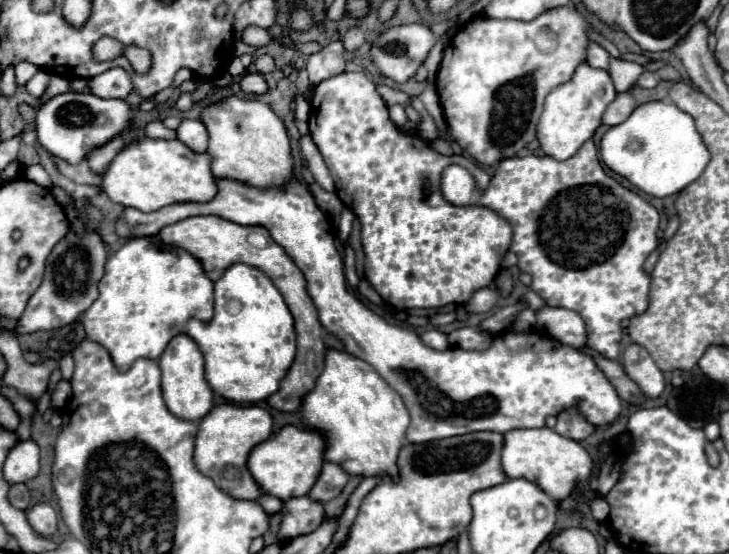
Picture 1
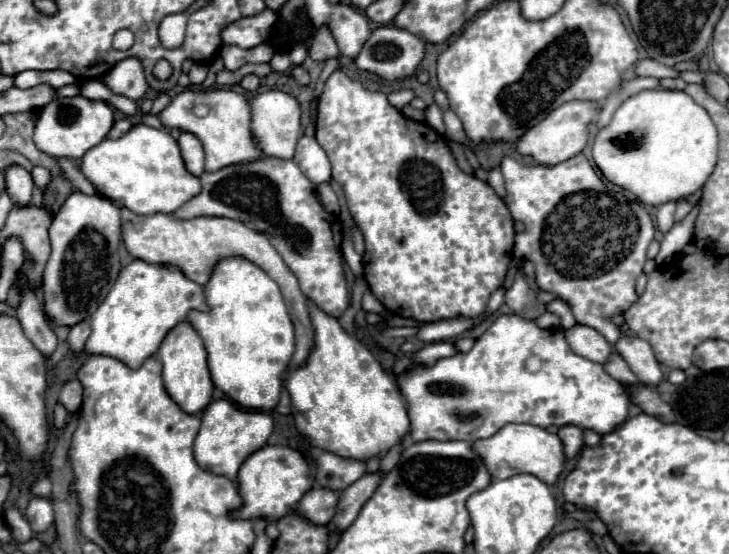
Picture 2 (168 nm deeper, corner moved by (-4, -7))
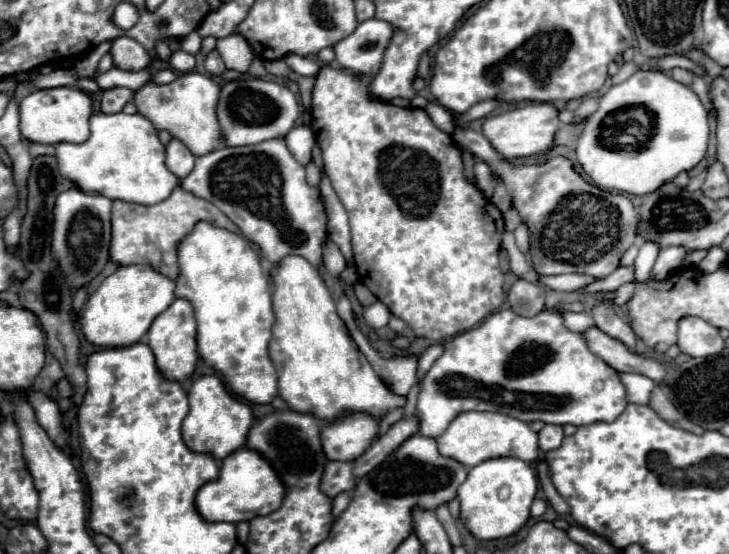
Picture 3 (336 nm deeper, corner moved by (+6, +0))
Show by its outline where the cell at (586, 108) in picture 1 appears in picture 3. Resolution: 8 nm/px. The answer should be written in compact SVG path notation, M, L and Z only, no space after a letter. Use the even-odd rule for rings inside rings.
M528 103L526 107L514 107L506 113L490 117L482 125L482 133L506 159L530 157L554 147L554 135L558 131L558 107L552 103Z

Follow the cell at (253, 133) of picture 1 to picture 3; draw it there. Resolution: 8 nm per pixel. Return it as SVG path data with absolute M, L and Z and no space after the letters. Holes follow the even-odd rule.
M186 73L168 85L146 83L134 93L134 103L140 115L148 117L152 125L160 131L166 129L172 137L180 139L196 157L202 157L224 143L224 135L218 123L216 107L220 101L220 87L206 75Z

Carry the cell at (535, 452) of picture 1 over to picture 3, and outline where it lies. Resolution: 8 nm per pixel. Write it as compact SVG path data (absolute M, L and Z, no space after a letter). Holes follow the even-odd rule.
M462 413L458 415L444 435L438 437L438 449L446 457L454 457L466 467L480 465L482 461L496 459L496 457L516 457L526 463L538 461L538 433L530 429L528 423L514 419L504 413Z

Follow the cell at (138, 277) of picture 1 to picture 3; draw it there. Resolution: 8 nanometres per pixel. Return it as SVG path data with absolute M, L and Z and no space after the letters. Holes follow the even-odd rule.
M120 265L102 285L90 295L80 313L80 329L84 337L100 347L130 347L150 329L152 321L166 311L176 295L176 281L154 271L150 265Z

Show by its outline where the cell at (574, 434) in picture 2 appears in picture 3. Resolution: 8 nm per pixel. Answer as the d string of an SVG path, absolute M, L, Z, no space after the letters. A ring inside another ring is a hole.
M544 425L544 429L538 433L538 437L540 437L540 449L544 453L548 453L548 451L554 451L562 445L564 431L560 425Z

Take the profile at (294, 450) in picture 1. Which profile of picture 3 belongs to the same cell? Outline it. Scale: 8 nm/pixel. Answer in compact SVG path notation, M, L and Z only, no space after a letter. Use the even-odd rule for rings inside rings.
M242 447L222 461L218 479L206 483L198 491L196 507L206 521L240 523L240 521L250 521L258 515L272 513L274 509L280 509L284 495L286 495L286 485L282 483L270 461L266 461L266 457L262 457L256 451Z

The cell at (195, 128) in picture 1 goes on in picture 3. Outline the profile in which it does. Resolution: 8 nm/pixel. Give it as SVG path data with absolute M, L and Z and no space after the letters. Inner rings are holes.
M172 139L166 145L166 167L176 177L184 179L186 173L190 173L190 169L194 169L194 161L196 161L196 157L190 153L190 149L182 141Z

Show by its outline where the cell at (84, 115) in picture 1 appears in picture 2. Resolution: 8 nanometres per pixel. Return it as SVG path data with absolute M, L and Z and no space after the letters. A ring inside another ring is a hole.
M74 96L74 98L56 98L50 104L46 104L42 110L38 110L38 120L34 124L34 142L36 146L52 156L52 158L82 158L90 148L100 144L106 134L110 132L114 124L114 114L112 108L106 102L94 102L84 96Z

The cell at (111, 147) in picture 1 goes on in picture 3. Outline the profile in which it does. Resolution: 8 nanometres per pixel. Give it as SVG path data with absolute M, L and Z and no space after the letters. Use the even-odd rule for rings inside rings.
M116 87L116 89L108 89L104 91L101 100L101 111L106 115L114 115L120 113L122 107L134 99L134 91L124 87Z

